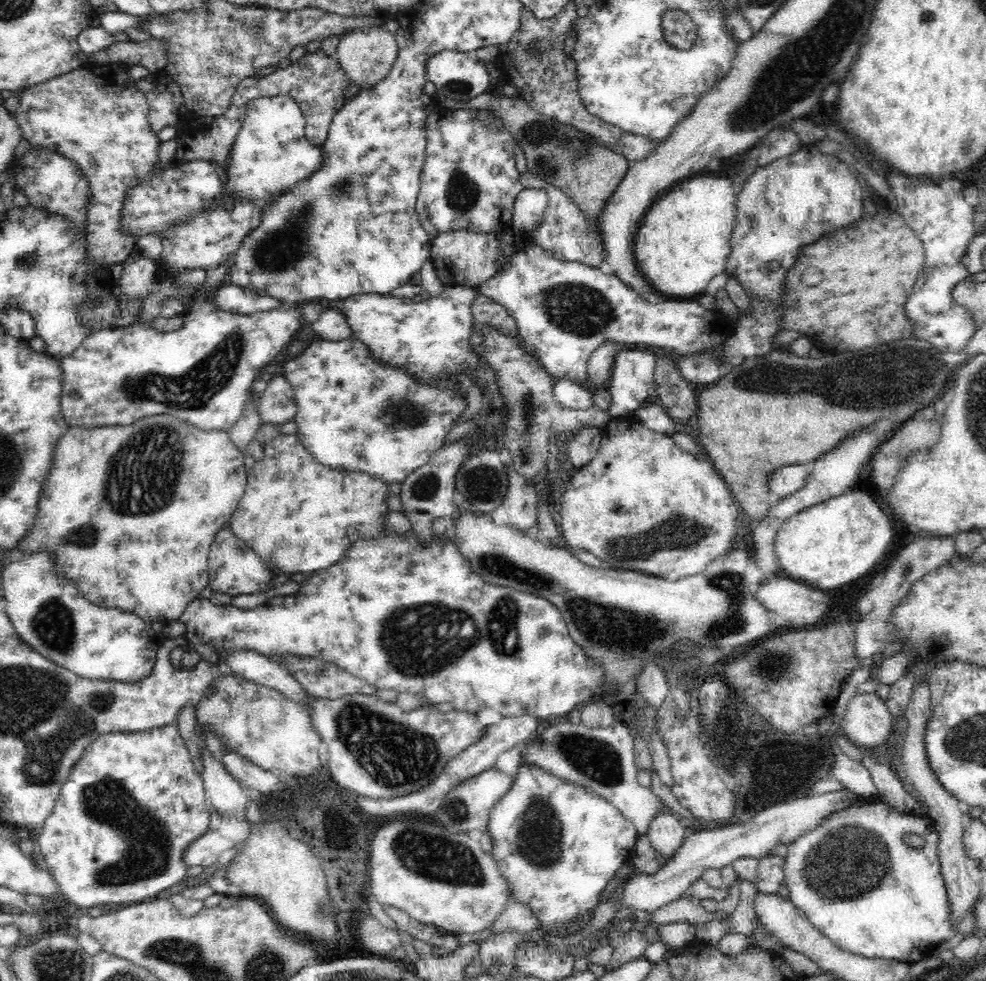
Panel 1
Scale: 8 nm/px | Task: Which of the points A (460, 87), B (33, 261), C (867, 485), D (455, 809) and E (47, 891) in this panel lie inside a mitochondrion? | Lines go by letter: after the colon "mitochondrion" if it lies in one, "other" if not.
A: mitochondrion
B: mitochondrion
C: other
D: mitochondrion
E: other

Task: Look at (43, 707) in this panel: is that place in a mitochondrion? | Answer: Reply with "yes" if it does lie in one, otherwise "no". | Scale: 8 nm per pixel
yes

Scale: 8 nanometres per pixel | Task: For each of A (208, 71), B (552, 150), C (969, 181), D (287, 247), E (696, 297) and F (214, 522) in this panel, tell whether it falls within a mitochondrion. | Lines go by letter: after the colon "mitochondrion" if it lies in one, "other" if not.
A: mitochondrion
B: mitochondrion
C: other
D: mitochondrion
E: other
F: other

